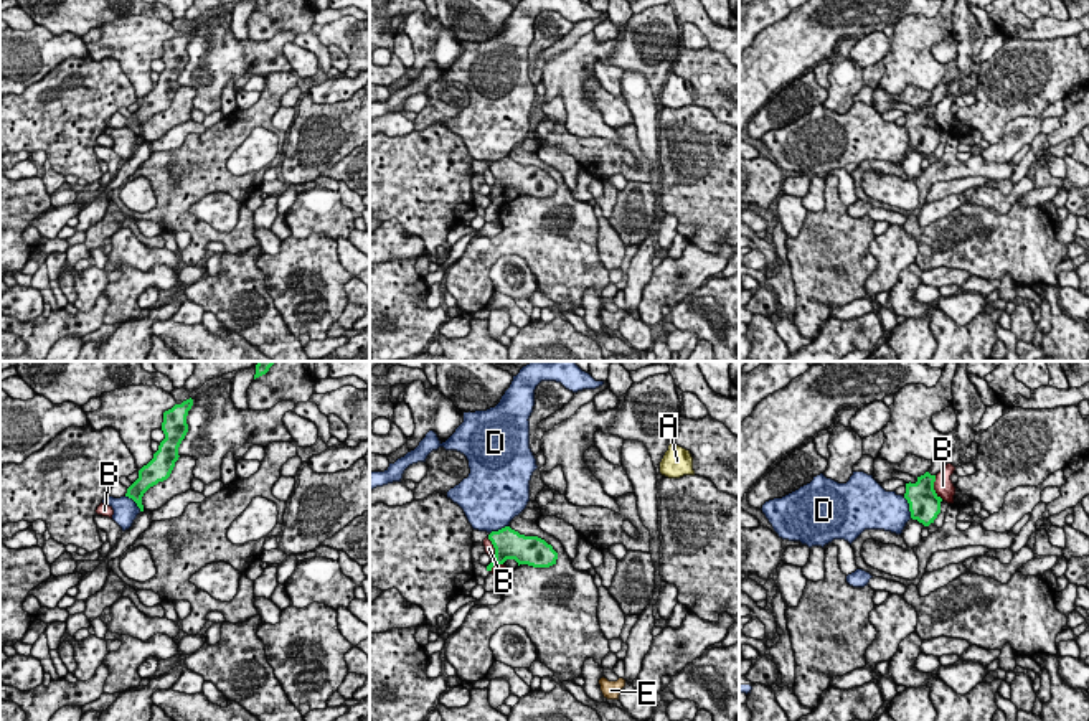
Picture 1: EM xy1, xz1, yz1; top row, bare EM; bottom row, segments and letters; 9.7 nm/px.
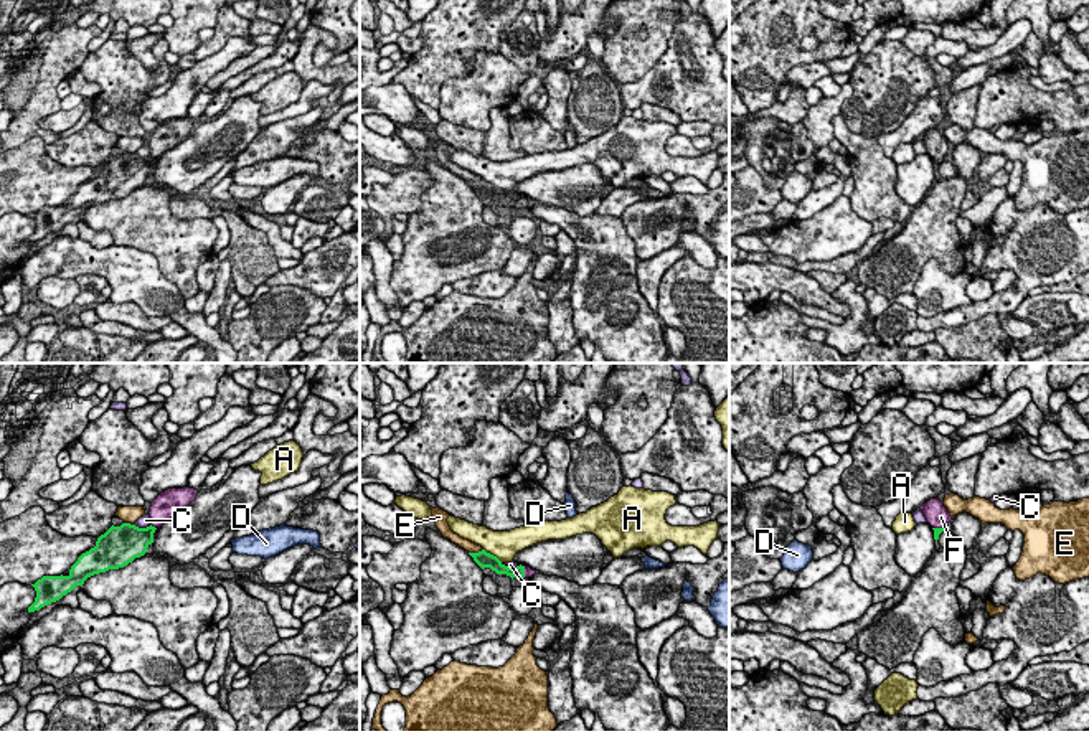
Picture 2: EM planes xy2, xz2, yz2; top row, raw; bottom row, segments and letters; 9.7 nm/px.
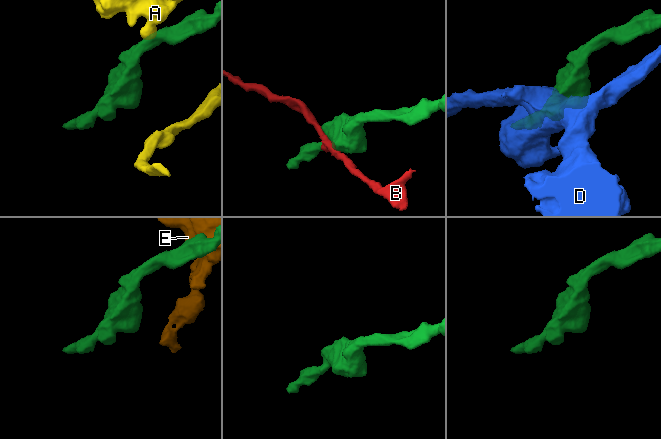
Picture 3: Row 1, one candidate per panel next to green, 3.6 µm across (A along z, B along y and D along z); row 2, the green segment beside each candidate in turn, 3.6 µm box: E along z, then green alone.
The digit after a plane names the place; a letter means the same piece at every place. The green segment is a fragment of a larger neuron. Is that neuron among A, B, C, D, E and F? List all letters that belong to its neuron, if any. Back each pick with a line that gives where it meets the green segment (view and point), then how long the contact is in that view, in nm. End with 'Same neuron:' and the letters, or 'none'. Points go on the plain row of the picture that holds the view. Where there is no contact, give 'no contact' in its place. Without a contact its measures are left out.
F: contact xy2 (154, 157); length 80 nm
Same neuron: F

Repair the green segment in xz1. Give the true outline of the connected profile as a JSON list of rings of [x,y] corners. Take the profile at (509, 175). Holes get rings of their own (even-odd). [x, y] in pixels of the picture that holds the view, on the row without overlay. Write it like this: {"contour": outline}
{"contour": [[[510,157],[492,162],[488,170],[495,178],[495,190],[487,196],[487,201],[503,195],[507,190],[515,190],[518,196],[528,195],[533,198],[549,198],[556,195],[558,190],[558,183],[544,170],[520,165]]]}

